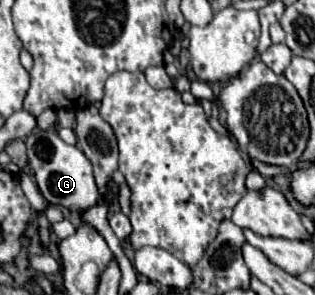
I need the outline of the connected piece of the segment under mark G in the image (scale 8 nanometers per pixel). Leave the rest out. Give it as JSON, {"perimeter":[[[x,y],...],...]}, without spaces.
{"perimeter":[[[55,129],[49,131],[33,131],[27,139],[27,157],[29,167],[35,171],[35,181],[41,195],[47,199],[49,205],[61,205],[69,211],[87,211],[99,201],[99,189],[93,179],[93,169],[89,159],[79,151],[75,145],[67,145]]]}

